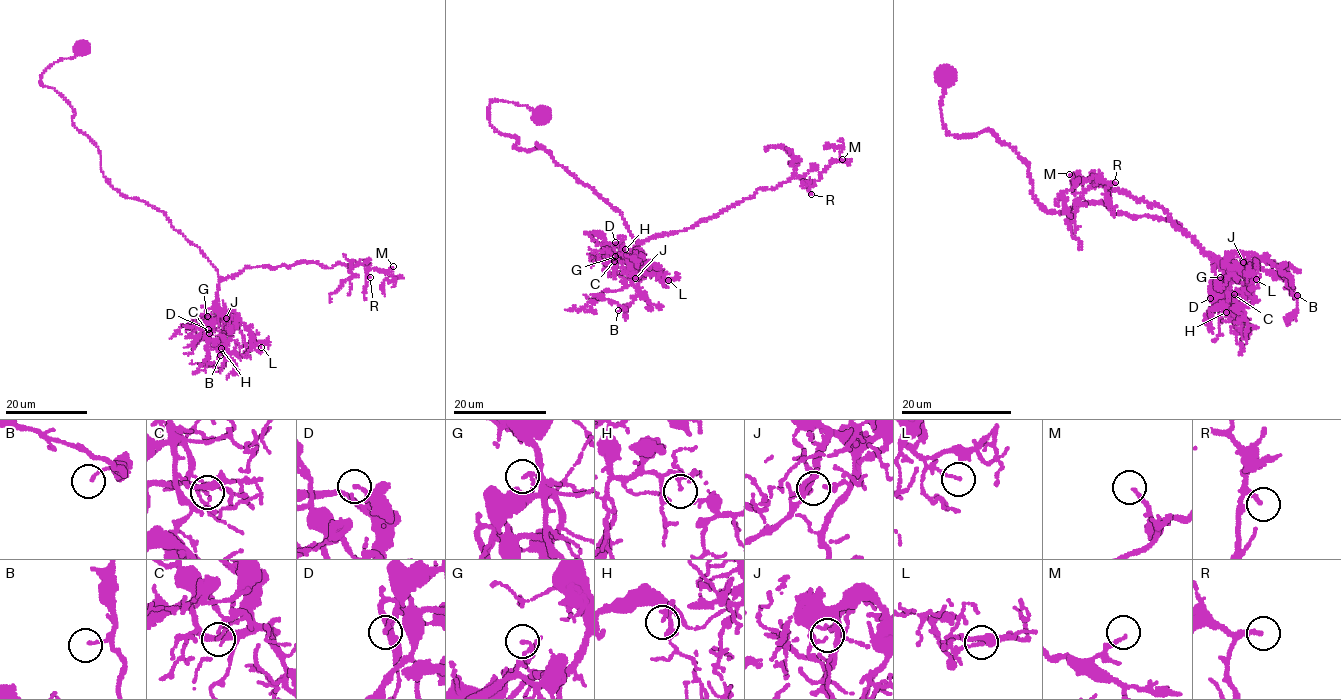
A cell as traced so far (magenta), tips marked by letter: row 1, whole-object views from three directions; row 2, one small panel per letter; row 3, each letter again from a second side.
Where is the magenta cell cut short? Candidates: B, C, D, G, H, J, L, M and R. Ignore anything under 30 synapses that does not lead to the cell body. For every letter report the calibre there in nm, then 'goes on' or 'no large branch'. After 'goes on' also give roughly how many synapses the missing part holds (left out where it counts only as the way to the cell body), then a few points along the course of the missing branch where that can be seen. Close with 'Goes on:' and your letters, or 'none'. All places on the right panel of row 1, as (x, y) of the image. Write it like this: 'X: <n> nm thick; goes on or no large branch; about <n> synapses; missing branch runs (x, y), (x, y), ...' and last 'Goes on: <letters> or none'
B: 110 nm thick; no large branch
C: 130 nm thick; no large branch
D: 140 nm thick; no large branch
G: 110 nm thick; no large branch
H: 130 nm thick; no large branch
J: 100 nm thick; no large branch
L: 120 nm thick; no large branch
M: 140 nm thick; no large branch
R: 190 nm thick; goes on; about 40 synapses; missing branch runs (1115, 182), (1119, 181), (1126, 205), (1123, 212), (1114, 204), (1113, 197)
Goes on: R

